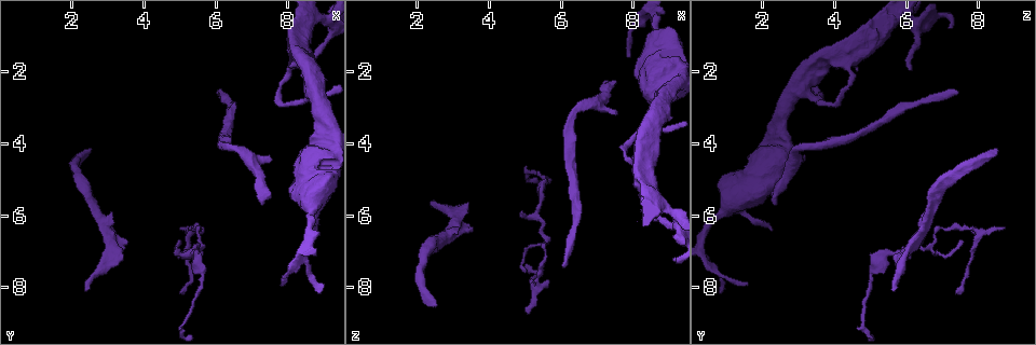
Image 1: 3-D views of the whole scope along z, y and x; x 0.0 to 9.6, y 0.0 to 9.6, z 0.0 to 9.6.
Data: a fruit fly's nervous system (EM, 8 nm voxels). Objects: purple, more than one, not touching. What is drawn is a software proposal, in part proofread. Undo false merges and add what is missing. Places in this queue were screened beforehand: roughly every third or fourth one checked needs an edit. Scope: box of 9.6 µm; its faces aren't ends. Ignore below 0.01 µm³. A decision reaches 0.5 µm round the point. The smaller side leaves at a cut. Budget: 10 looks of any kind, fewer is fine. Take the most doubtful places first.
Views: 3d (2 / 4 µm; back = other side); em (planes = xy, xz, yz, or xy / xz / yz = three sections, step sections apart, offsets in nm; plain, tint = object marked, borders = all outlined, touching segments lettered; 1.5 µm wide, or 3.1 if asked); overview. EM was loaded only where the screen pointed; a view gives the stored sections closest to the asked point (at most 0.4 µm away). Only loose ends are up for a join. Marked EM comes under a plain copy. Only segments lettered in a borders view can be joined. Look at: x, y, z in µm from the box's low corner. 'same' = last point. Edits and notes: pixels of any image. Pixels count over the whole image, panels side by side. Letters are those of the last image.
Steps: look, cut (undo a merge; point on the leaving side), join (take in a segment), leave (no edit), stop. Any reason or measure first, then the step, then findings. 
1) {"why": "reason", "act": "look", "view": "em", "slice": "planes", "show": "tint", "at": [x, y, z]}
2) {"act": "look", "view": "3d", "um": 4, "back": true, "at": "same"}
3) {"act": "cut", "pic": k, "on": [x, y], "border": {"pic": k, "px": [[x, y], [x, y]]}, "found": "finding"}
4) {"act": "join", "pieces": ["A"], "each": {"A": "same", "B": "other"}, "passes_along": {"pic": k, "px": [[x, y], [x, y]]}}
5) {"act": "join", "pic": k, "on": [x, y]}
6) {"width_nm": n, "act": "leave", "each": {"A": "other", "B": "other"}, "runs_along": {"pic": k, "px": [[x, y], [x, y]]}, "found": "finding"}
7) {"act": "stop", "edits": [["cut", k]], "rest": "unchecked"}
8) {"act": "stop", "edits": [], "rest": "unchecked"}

{"act": "look", "view": "em", "slice": "planes", "show": "tint", "at": [2.55, 4.20, 8.60]}

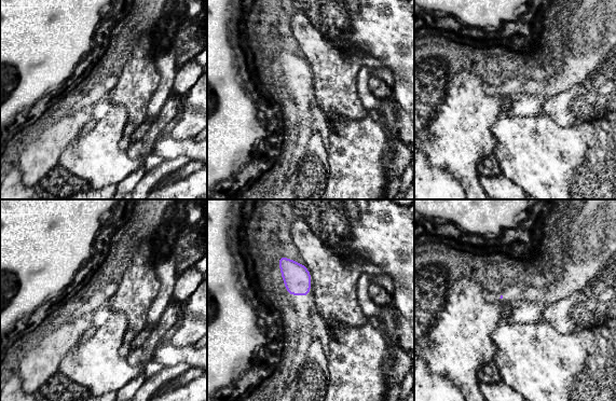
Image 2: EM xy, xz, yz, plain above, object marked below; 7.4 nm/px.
{"why": "what lies round it", "act": "look", "view": "em", "slice": "planes", "show": "borders", "at": "same"}

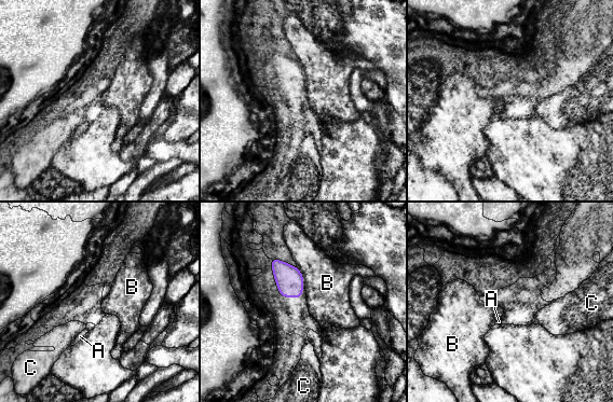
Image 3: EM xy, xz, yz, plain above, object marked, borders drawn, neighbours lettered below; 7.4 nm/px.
{"act": "leave", "each": {"A": "other", "B": "other", "C": "other"}, "border": {"pic": 3, "px": [[296, 266], [304, 281]]}, "found": "none of them fits"}

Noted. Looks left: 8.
{"why": "an open end", "act": "look", "view": "3d", "um": 2, "at": [7.85, 7.95, 1.60]}

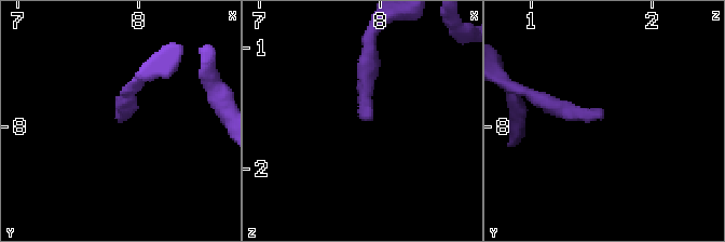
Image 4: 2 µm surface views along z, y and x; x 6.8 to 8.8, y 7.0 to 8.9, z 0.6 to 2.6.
{"act": "look", "view": "em", "slice": "planes", "show": "tint", "at": [7.90, 7.90, 1.62]}

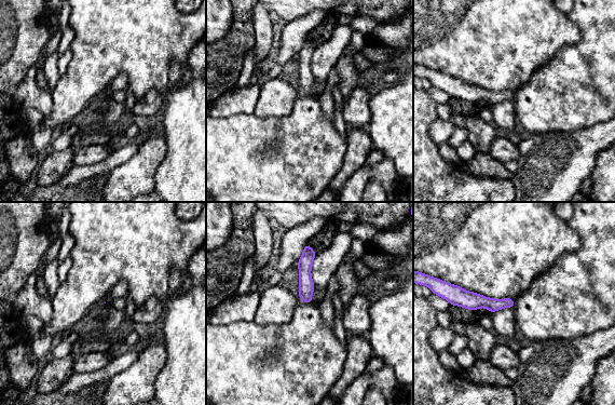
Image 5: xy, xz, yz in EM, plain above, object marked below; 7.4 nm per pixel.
{"why": "see the neighbours", "act": "look", "view": "em", "slice": "planes", "show": "borders", "at": "same"}

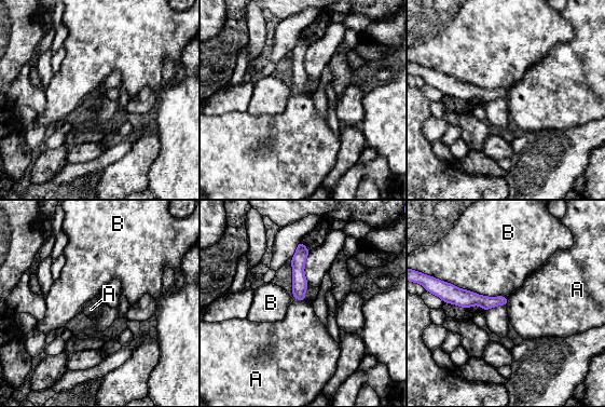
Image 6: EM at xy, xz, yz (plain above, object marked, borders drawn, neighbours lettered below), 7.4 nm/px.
{"act": "leave", "each": {"A": "other", "B": "other"}, "found": "no lettered segment goes on from it"}

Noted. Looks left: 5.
{"act": "look", "view": "em", "slice": "planes", "show": "borders", "at": [8.55, 1.95, 6.20]}

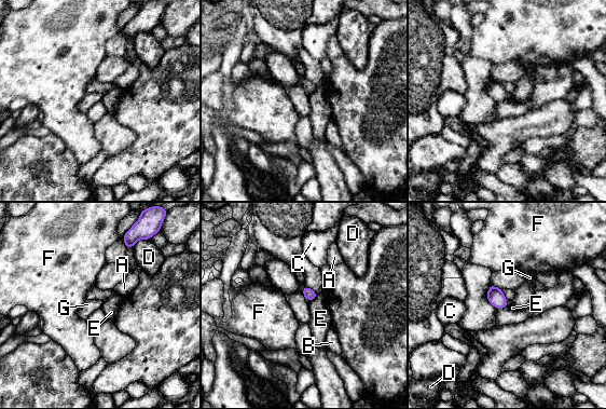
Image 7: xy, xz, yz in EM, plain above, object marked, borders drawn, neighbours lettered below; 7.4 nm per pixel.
{"act": "leave", "each": {"A": "other", "B": "other", "C": "other", "D": "other", "E": "other", "F": "other", "G": "other"}, "found": "no lettered segment goes on from it"}

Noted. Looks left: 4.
{"why": "thin end", "act": "look", "view": "em", "slice": "xz", "step": 4, "show": "tint", "at": [5.05, 6.45, 8.65]}

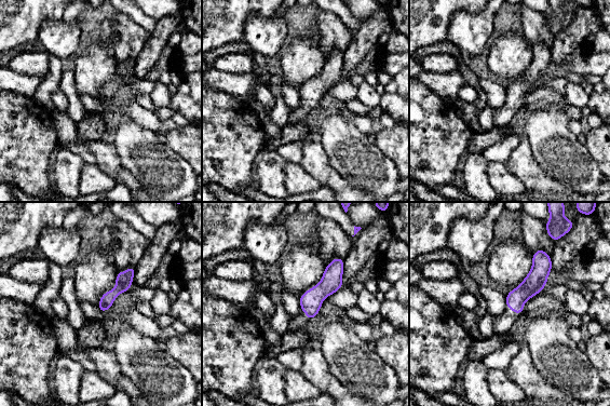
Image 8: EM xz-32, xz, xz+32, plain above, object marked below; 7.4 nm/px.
{"why": "see the neighbours", "act": "look", "view": "em", "slice": "xz", "step": 4, "show": "borders", "at": "same"}

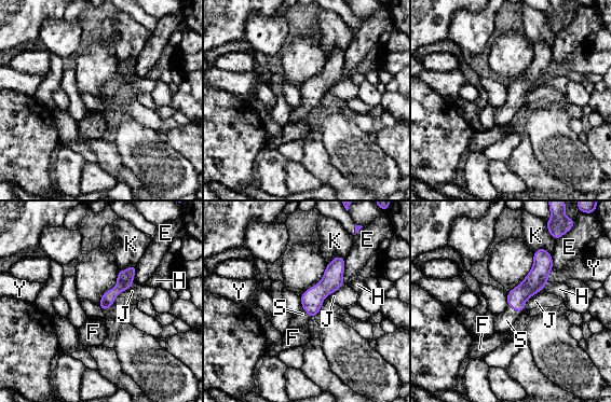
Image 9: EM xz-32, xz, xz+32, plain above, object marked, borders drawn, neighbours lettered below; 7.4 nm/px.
{"act": "join", "pieces": ["S"], "each": {"E": "other", "F": "other", "H": "other", "J": "other", "K": "other", "S": "same", "Y": "other"}, "passes_along": {"pic": 9, "px": [[533, 282], [515, 310], [505, 321]]}, "found": "it goes on there"}

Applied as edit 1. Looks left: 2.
{"act": "stop", "edits": [["join", 9]], "rest": "unchecked"}

